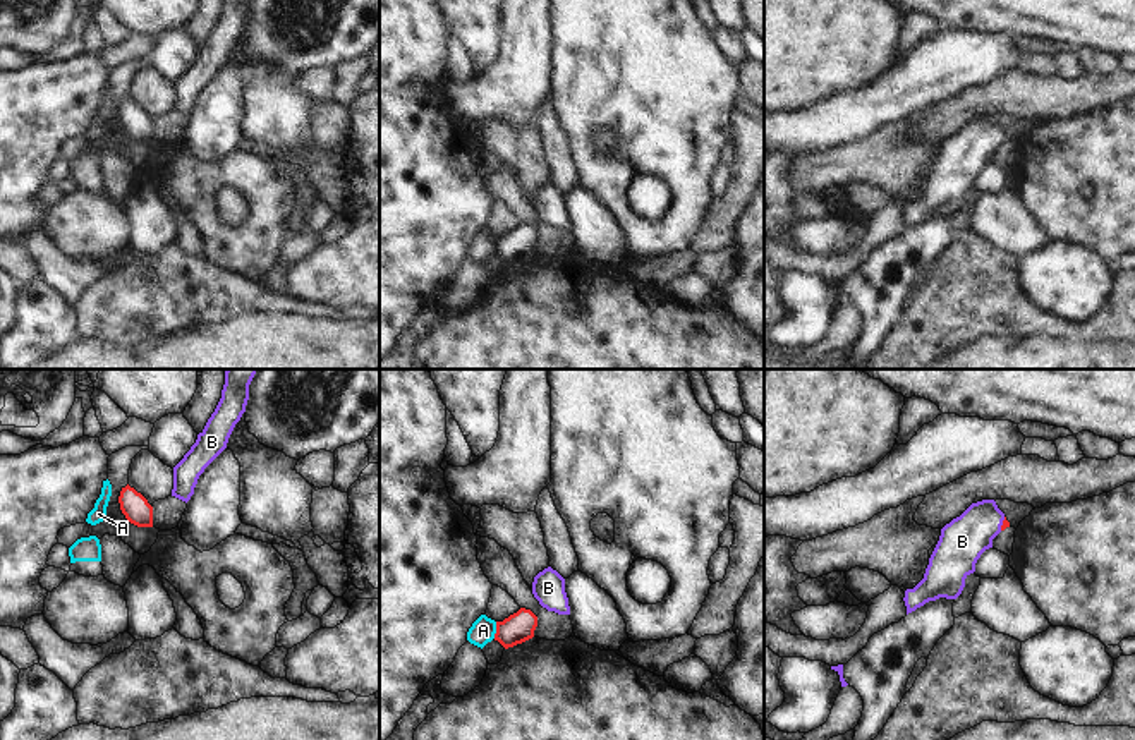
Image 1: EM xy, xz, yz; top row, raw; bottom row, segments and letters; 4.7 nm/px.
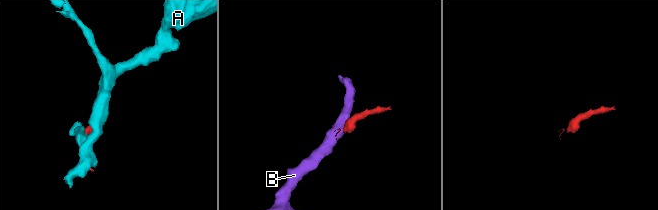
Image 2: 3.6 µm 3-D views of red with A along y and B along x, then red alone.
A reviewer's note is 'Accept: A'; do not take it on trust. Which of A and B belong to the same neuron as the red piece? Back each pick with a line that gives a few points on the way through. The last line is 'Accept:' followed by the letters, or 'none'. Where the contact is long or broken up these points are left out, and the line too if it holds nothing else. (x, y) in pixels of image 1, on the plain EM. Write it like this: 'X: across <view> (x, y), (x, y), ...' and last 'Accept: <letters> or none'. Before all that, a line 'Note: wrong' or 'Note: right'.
Note: wrong
B: across yz (1005, 138), (1003, 139), (979, 139), (962, 157)
Accept: B

